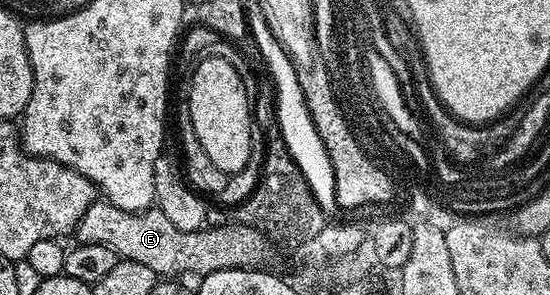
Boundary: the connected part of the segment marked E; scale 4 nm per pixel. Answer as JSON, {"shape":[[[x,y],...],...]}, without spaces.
{"shape":[[[105,199],[94,201],[78,220],[76,237],[83,245],[106,245],[119,258],[144,263],[162,279],[174,279],[177,273],[205,275],[221,269],[256,269],[265,266],[268,242],[265,235],[247,225],[227,223],[210,228],[203,227],[194,233],[182,231],[163,215],[157,207],[142,213],[120,211]]]}

